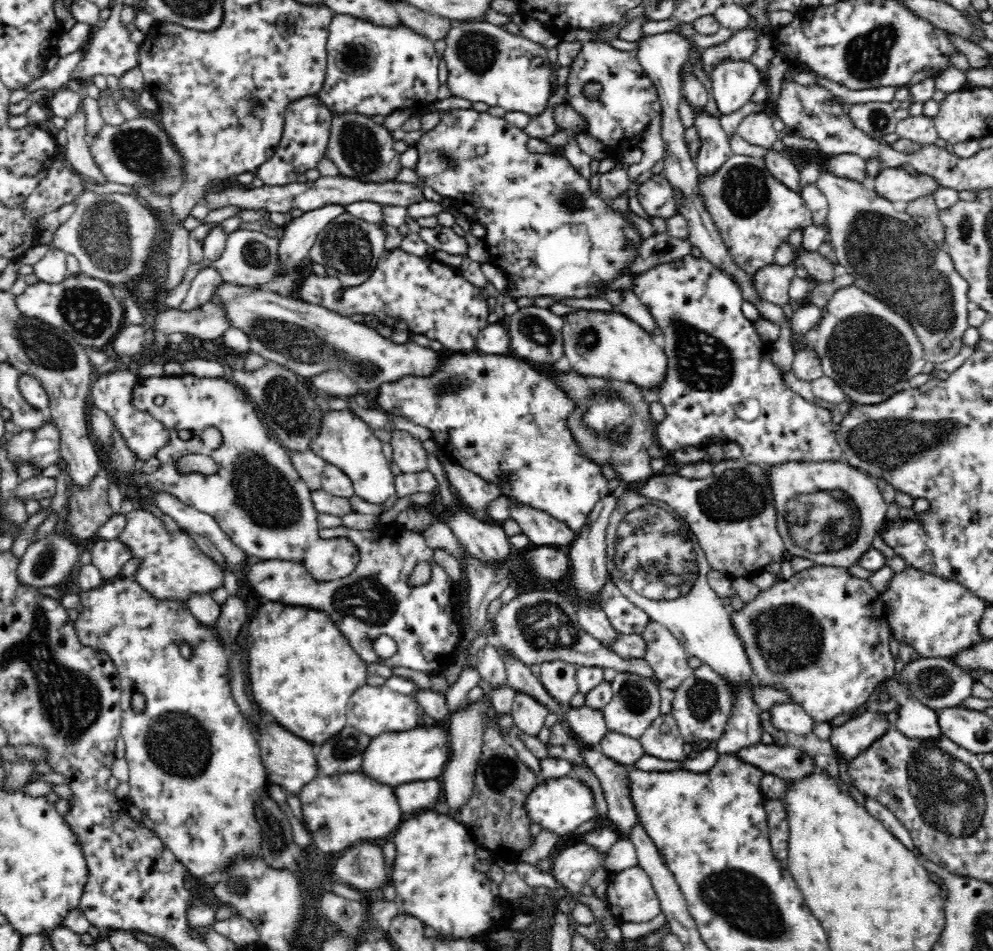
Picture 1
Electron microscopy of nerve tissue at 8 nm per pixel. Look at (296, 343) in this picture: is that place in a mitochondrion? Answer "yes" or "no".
yes

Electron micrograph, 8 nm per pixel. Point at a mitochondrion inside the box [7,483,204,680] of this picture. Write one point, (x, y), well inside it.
(46, 563)

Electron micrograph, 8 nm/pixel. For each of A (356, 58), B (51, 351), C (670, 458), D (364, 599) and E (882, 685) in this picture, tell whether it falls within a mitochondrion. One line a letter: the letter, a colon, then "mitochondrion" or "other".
A: mitochondrion
B: mitochondrion
C: other
D: mitochondrion
E: other

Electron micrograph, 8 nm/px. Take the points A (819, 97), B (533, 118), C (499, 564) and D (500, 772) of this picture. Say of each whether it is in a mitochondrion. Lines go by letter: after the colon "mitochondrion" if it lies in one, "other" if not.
A: other
B: other
C: other
D: mitochondrion

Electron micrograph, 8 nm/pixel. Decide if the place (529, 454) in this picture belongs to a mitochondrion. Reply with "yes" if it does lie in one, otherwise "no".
no

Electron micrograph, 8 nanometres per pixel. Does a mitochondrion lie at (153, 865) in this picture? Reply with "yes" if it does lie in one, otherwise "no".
no

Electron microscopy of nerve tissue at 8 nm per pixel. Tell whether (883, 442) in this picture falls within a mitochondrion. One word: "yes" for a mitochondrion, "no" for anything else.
yes

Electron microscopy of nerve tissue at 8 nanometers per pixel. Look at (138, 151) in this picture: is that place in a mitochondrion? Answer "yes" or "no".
yes

